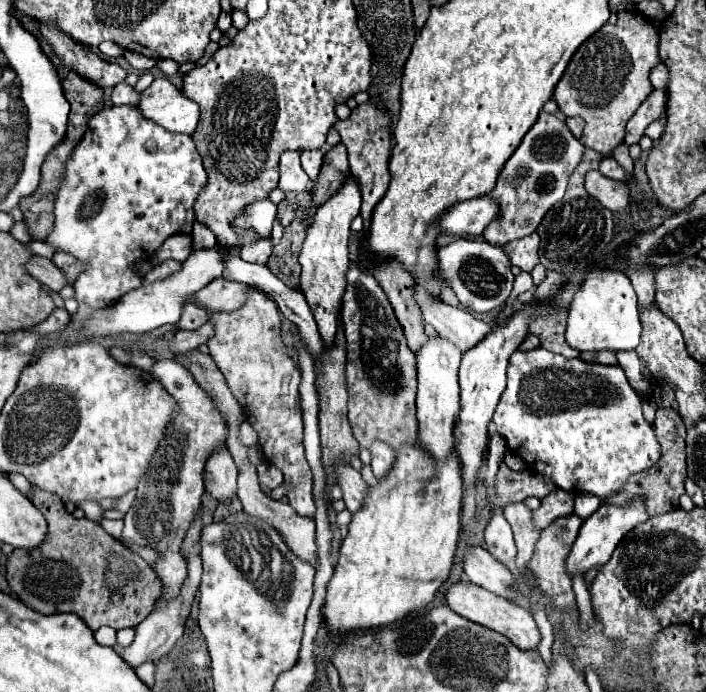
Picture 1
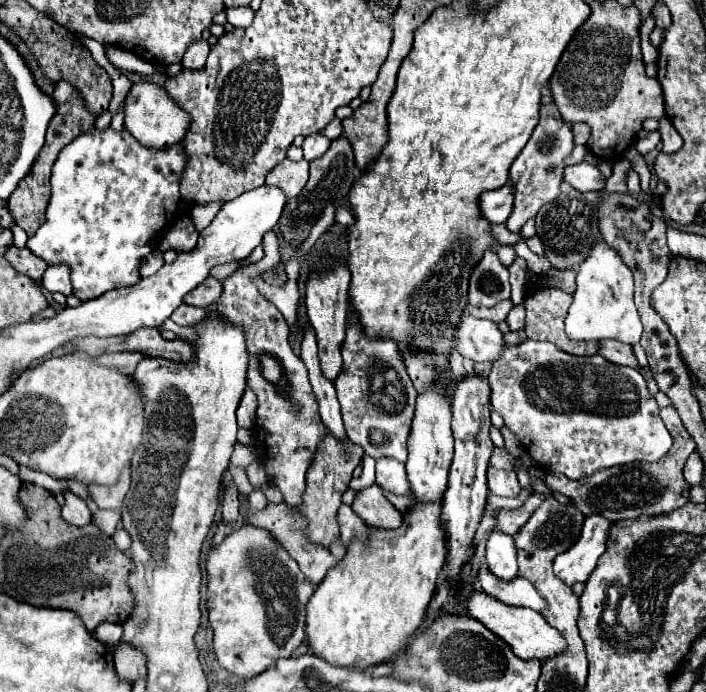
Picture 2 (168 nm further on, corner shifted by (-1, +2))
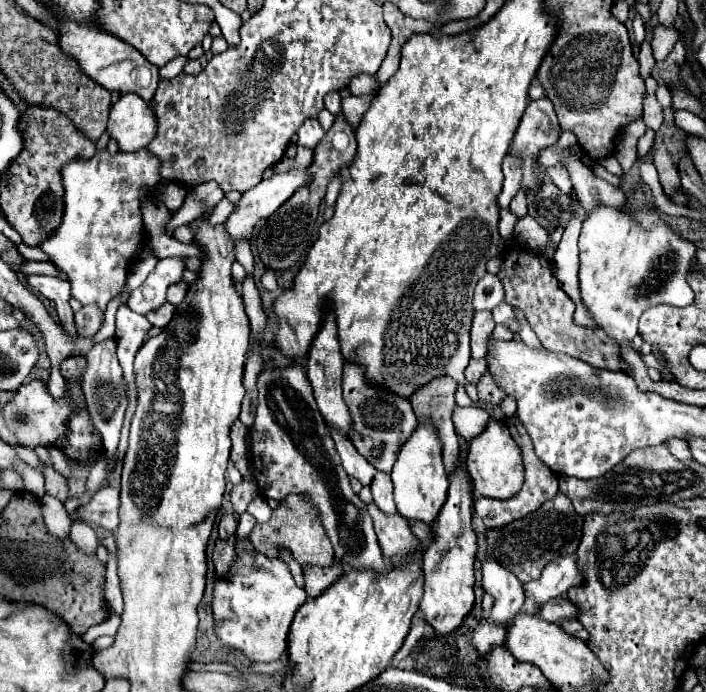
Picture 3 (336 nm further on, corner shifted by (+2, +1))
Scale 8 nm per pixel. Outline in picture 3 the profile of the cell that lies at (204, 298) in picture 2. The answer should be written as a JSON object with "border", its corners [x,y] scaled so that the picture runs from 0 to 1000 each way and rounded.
{"border":[[[255,403],[249,412],[241,412],[241,415],[238,415],[235,435],[238,435],[238,438],[244,438],[244,441],[252,441],[252,438],[261,432],[263,421],[266,421],[266,406]]]}

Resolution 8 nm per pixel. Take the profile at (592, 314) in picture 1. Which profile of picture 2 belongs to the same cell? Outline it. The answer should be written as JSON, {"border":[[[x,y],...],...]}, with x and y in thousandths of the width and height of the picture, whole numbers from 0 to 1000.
{"border":[[[846,350],[831,376],[817,390],[817,419],[800,460],[800,483],[812,491],[877,491],[902,497],[911,471],[897,439],[897,396],[882,382],[877,367],[857,350]]]}

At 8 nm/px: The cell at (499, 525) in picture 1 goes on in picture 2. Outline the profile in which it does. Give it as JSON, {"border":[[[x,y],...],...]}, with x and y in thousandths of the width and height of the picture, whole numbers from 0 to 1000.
{"border":[[[695,769],[690,780],[690,818],[710,838],[724,838],[732,832],[729,809],[729,777],[715,769]]]}

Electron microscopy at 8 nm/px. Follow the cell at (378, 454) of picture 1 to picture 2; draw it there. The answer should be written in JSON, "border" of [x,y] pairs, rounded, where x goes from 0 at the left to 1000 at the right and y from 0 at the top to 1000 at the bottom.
{"border":[[[554,662],[534,665],[534,694],[531,697],[537,699],[537,705],[551,708],[557,714],[576,714],[579,711],[574,671],[554,665]]]}

